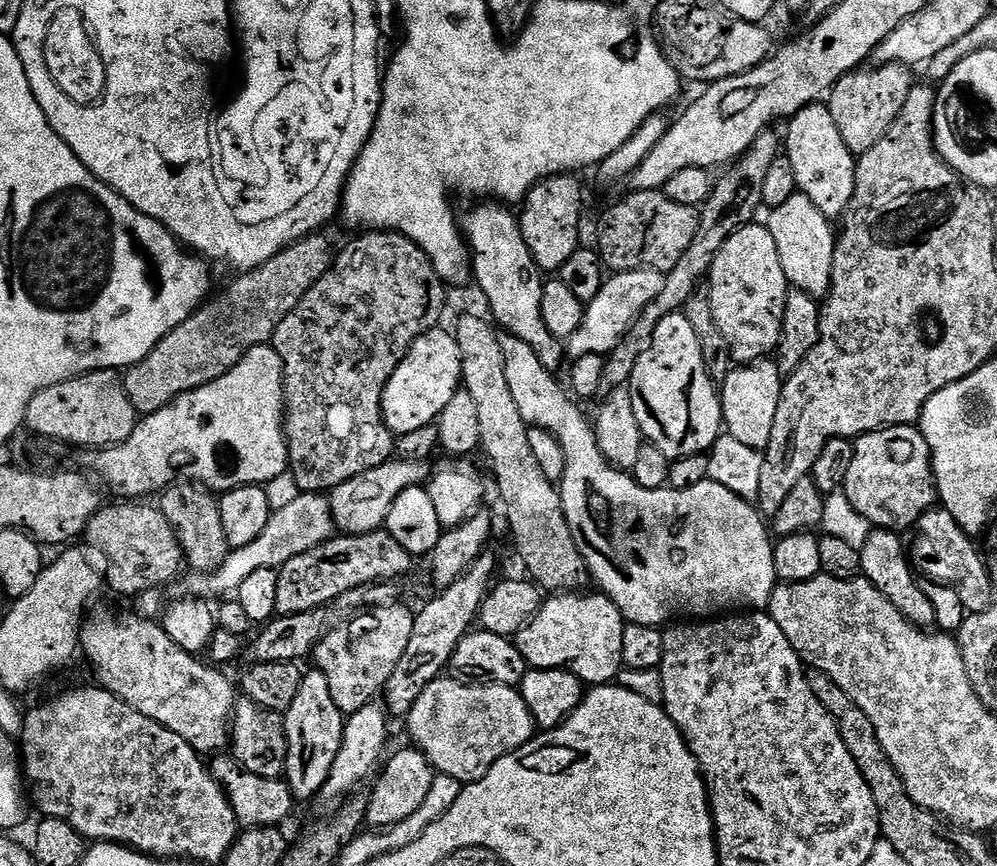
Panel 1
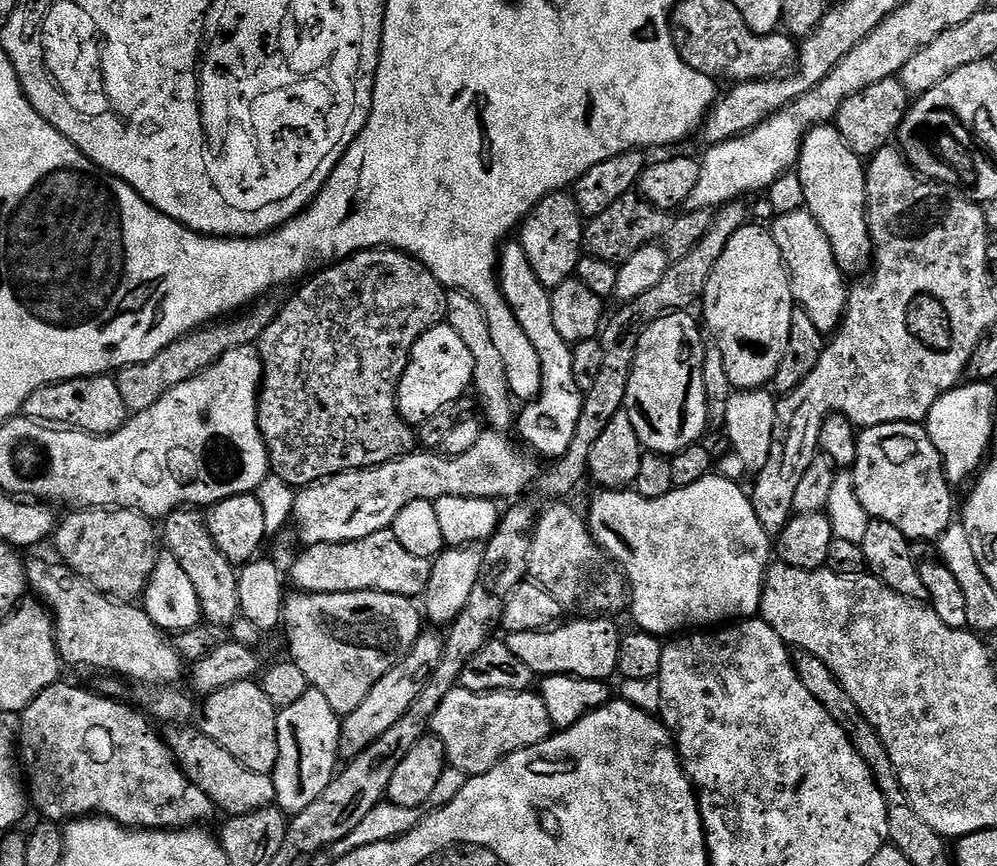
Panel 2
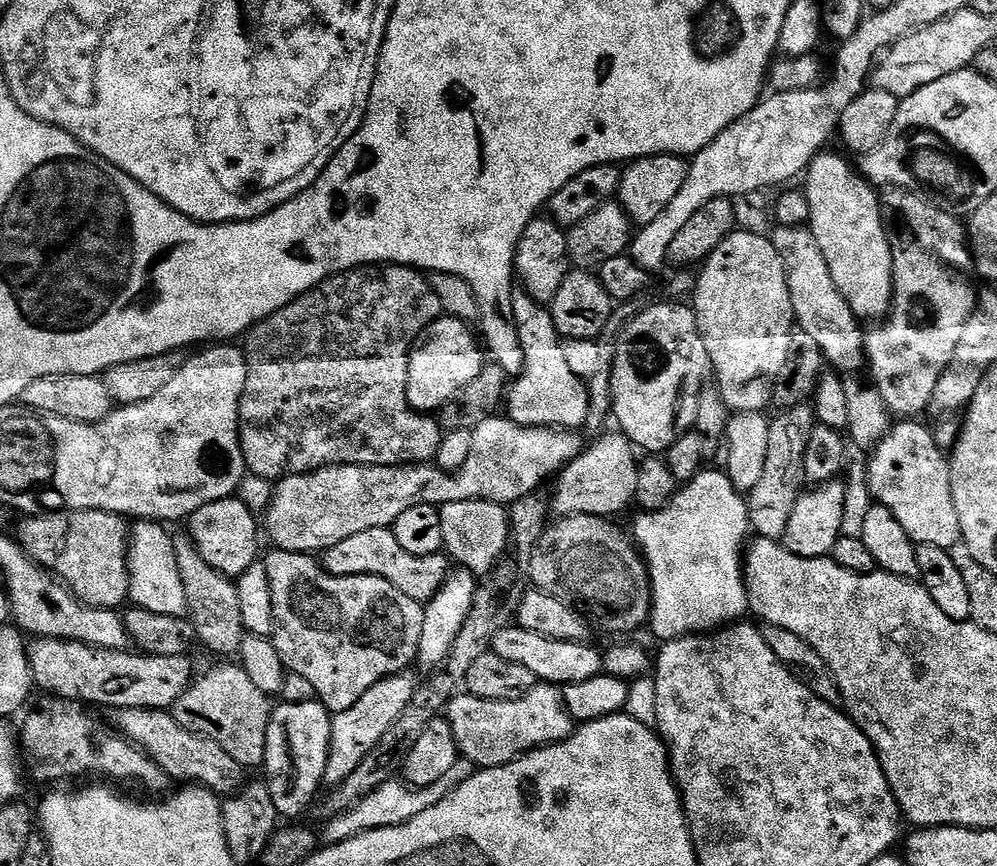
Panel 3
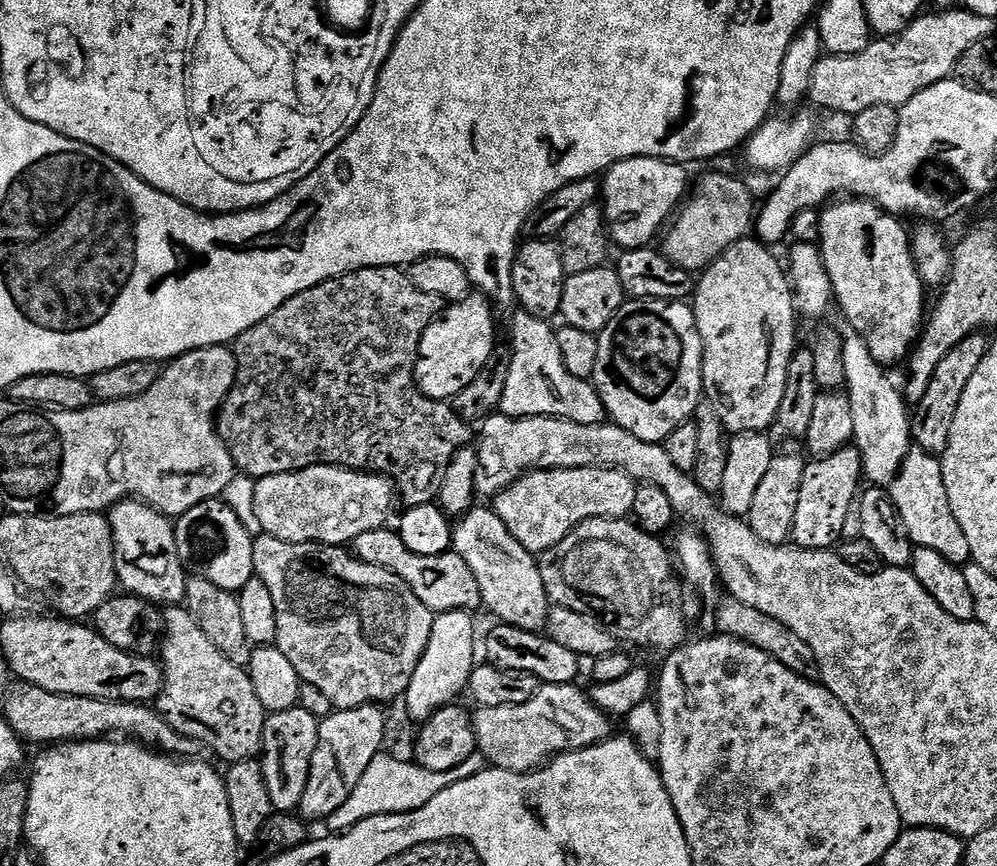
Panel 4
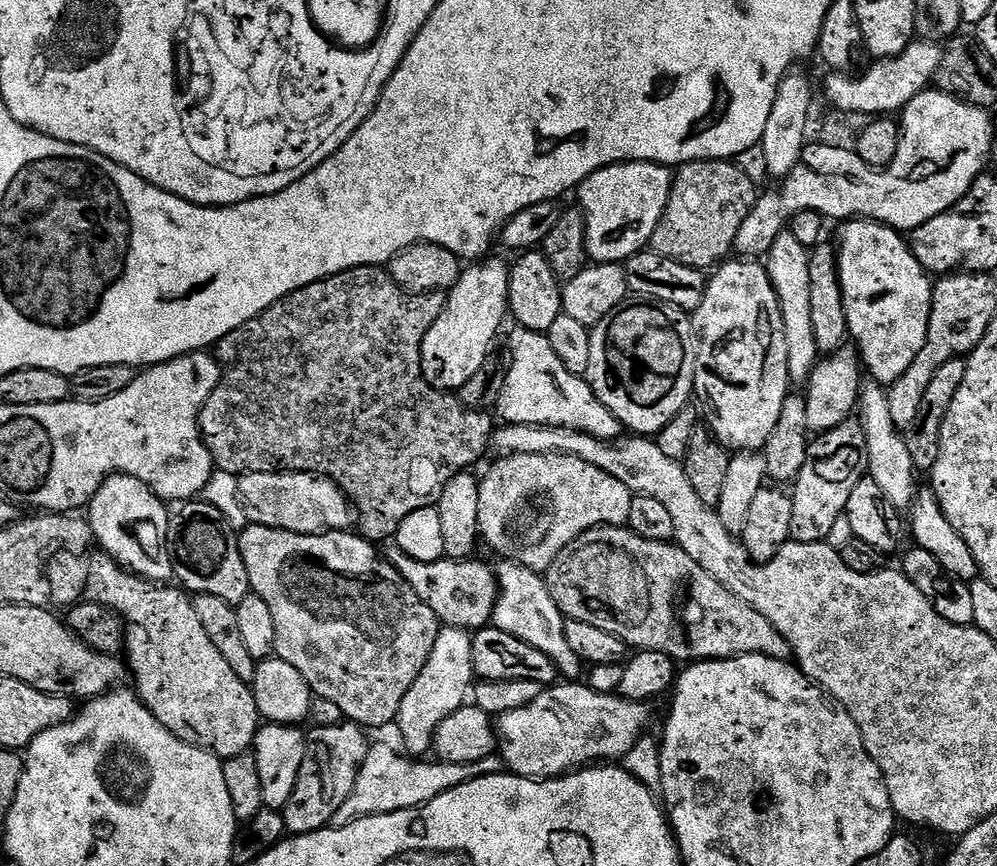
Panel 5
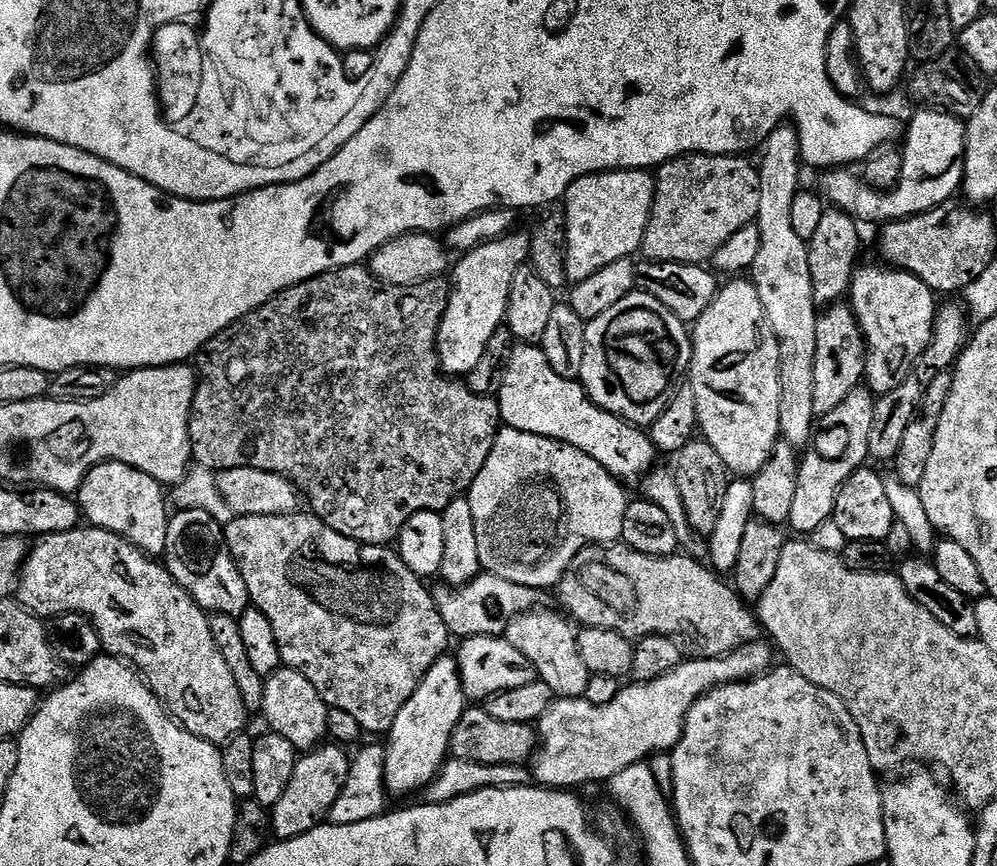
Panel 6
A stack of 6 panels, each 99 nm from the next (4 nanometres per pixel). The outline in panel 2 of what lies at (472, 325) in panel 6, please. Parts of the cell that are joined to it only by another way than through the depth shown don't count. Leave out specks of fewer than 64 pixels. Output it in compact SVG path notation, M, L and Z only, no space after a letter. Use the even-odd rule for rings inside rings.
M446 322L435 324L414 342L406 370L400 379L396 405L406 423L418 426L450 402L469 395L474 378L474 357L466 342Z

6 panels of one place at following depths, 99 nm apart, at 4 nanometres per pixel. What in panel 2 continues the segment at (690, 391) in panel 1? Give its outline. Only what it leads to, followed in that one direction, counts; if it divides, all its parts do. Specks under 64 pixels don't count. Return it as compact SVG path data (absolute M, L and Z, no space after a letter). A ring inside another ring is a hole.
M687 311L672 312L669 316L658 318L640 335L636 357L630 370L626 386L626 398L623 411L627 412L634 434L638 434L641 445L649 452L658 452L661 456L671 457L686 450L686 446L701 443L705 439L704 431L709 431L708 403L706 386L702 382L702 362L706 343L700 337L701 325Z

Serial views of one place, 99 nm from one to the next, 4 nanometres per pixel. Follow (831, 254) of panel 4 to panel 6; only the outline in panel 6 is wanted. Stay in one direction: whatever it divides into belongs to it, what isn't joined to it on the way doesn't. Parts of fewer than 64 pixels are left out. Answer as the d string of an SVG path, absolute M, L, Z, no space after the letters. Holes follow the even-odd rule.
M868 264L865 268L857 267L852 273L850 289L850 307L856 313L860 329L864 331L866 345L864 380L877 397L890 394L890 390L898 390L898 386L906 382L906 378L920 361L920 355L928 349L938 307L937 293L928 288L926 282L922 282L909 272L901 272L898 268L883 267L879 268L876 264Z

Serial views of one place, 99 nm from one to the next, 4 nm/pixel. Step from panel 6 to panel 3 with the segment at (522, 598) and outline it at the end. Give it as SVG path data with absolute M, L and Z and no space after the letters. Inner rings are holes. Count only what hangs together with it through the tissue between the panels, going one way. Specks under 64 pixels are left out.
M391 528L362 530L362 534L345 538L344 541L338 542L338 546L324 549L322 563L324 568L335 576L386 578L386 582L390 582L390 586L398 586L398 590L402 590L406 598L421 602L433 600L450 575L450 560L447 555L440 552L425 556L410 554L410 550L403 548L398 538L394 538Z

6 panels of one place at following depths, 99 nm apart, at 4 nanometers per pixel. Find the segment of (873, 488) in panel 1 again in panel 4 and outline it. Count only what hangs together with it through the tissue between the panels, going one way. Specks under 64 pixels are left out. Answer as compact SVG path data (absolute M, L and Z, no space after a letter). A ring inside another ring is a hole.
M919 450L909 452L900 472L892 479L890 491L915 547L938 550L938 554L951 564L963 566L972 560L970 542L966 542L966 534L962 534L962 526L958 526L958 518L954 518L954 510L950 510L946 486L942 482L942 466L937 457Z

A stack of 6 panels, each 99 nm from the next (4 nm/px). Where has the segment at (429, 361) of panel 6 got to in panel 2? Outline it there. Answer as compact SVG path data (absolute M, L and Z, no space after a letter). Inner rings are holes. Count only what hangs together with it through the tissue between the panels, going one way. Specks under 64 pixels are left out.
M390 247L355 252L305 279L296 290L259 338L264 377L256 405L271 475L299 490L340 472L376 468L417 447L417 433L400 416L396 395L414 342L435 324L445 323L448 292L422 262Z

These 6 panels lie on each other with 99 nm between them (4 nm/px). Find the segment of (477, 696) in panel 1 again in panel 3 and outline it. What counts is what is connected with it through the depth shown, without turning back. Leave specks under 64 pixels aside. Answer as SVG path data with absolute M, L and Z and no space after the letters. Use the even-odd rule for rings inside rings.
M537 682L526 698L514 702L490 702L457 694L447 706L446 718L454 730L454 742L461 757L474 762L477 769L497 768L535 748L560 744L570 739L574 731L574 721L566 710L561 689L547 682Z

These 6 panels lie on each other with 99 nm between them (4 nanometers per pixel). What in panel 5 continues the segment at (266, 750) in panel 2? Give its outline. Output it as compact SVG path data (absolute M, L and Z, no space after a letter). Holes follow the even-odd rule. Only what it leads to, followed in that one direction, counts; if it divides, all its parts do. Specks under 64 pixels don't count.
M107 554L101 557L97 564L95 561L91 565L87 591L90 596L92 592L91 599L95 603L117 612L126 625L126 664L134 680L136 676L138 699L152 711L158 722L162 722L162 726L166 726L166 730L170 730L170 734L182 738L182 742L204 748L221 758L245 755L256 743L256 731L262 726L262 717L249 684L230 670L226 658L222 658L214 642L210 642L210 634L206 634L192 605L192 596L179 587L168 588L172 586L144 580Z

